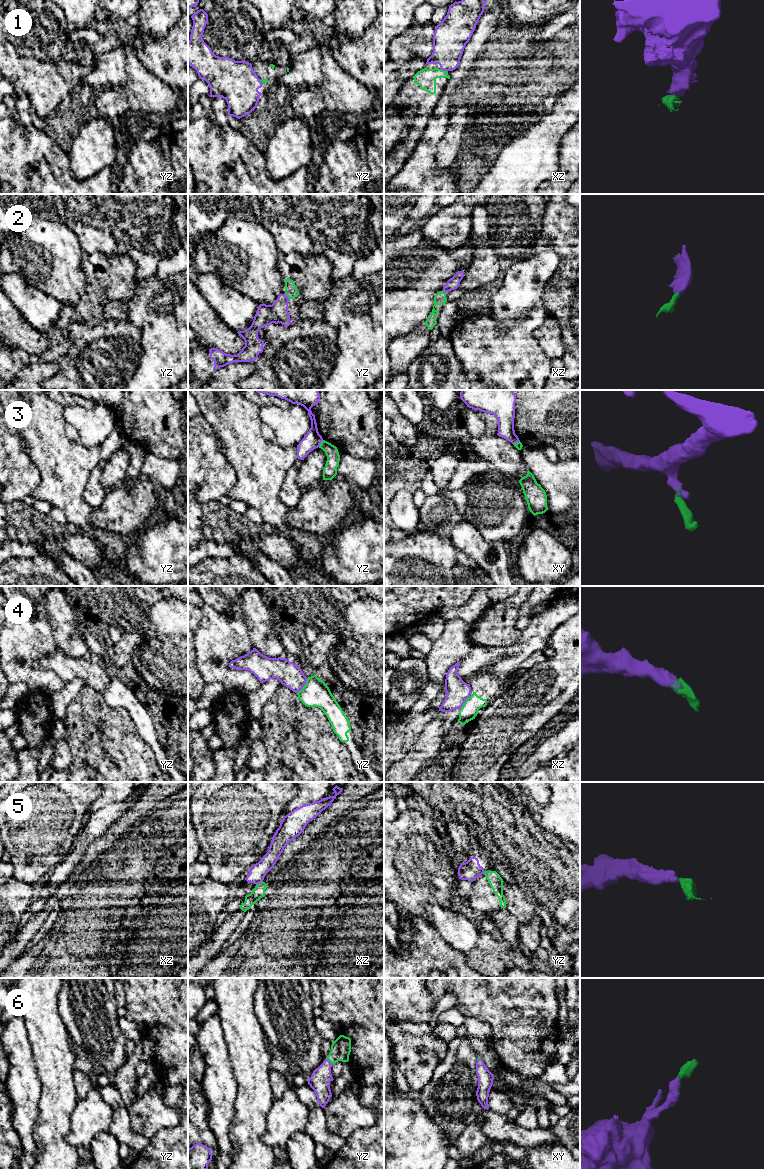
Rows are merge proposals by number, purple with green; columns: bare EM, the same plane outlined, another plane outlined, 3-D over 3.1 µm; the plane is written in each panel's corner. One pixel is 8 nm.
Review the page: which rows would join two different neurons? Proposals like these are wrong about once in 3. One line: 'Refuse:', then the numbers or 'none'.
Refuse: 3, 4, 5

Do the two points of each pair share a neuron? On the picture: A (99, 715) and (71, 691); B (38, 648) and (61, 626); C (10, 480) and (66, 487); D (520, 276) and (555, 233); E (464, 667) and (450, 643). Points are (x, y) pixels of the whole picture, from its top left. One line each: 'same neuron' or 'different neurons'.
A: different neurons
B: different neurons
C: different neurons
D: different neurons
E: different neurons

